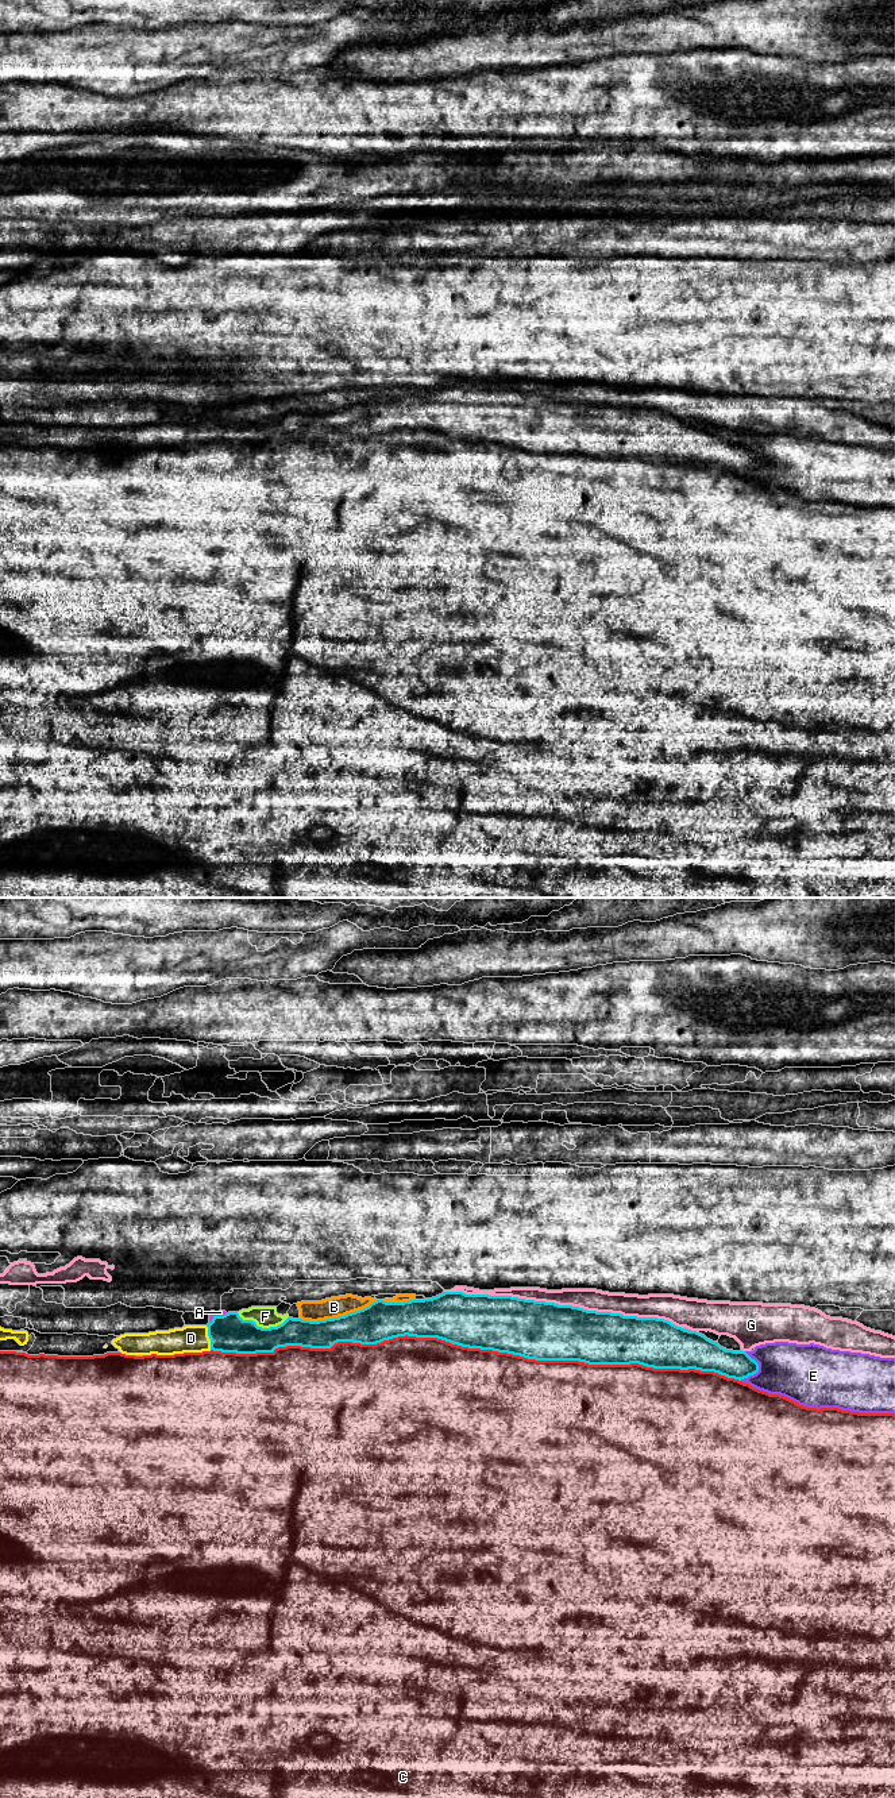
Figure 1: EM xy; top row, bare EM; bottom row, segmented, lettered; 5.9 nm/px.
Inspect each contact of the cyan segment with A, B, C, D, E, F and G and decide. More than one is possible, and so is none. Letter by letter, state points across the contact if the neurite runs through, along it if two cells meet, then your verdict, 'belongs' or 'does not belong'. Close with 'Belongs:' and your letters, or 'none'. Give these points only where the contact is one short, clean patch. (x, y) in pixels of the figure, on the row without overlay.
A: border xy (226, 405), (215, 409), (209, 416); does not belong
B: does not belong
C: does not belong
D: belongs
E: does not belong
F: border xy (236, 405), (262, 420), (276, 420), (288, 411); does not belong
G: does not belong
Belongs: D

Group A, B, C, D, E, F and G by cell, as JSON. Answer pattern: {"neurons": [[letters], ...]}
{"neurons": [["A", "B", "F"], ["C"], ["D"], ["E"], ["G"]]}

